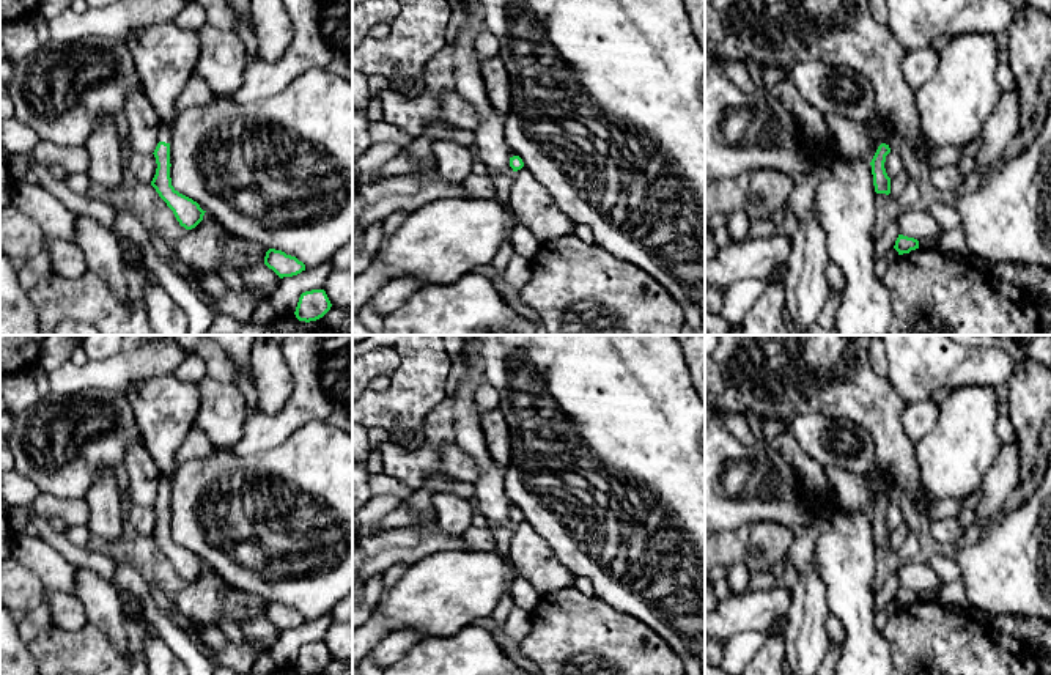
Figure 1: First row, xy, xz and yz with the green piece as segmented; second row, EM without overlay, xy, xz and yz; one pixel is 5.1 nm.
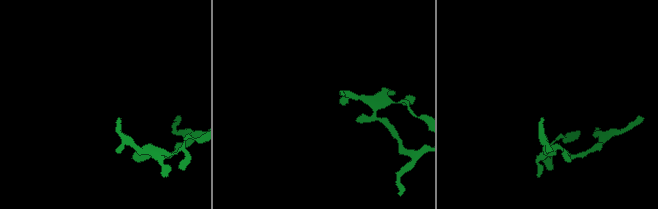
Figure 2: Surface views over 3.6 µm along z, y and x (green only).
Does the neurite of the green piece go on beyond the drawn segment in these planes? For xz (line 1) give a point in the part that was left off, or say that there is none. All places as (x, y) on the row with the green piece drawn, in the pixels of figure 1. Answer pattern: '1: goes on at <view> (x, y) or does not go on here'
1: does not go on here

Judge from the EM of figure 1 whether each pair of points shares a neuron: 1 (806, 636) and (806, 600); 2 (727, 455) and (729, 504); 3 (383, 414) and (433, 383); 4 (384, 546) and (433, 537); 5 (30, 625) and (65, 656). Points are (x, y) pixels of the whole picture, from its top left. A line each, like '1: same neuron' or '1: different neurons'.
1: same neuron
2: same neuron
3: same neuron
4: same neuron
5: different neurons

